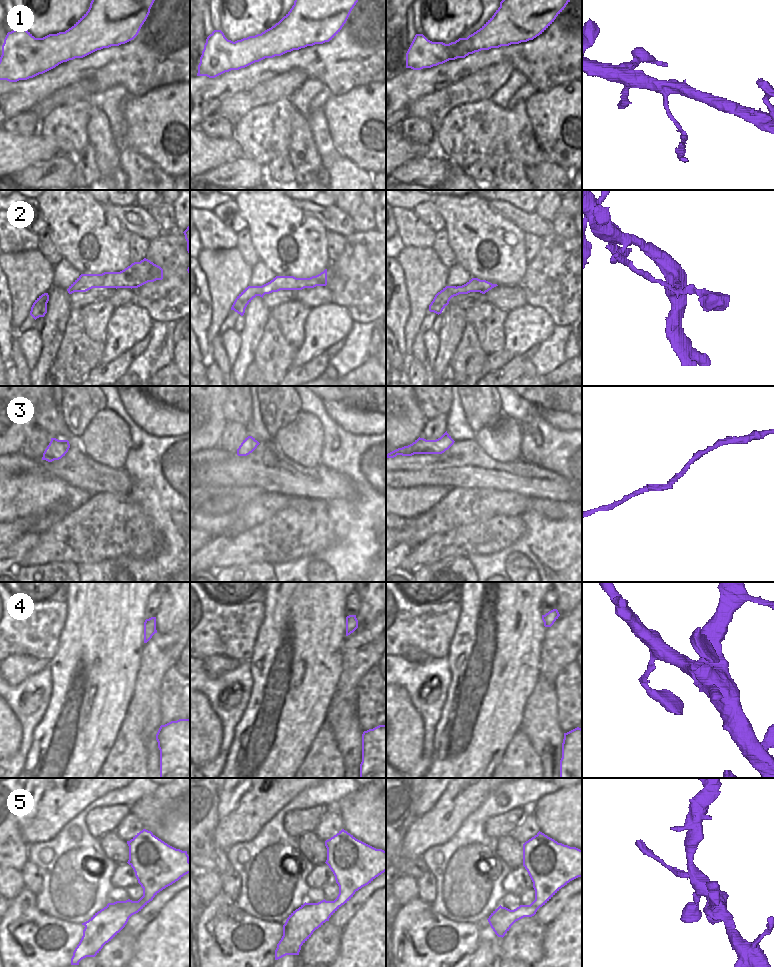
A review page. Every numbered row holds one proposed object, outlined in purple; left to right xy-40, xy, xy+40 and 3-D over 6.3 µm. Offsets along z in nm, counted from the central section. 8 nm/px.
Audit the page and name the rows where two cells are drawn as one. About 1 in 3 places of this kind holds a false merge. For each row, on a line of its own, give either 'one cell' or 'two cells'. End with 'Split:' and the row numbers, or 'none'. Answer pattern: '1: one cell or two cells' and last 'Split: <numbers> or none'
1: two cells
2: two cells
3: one cell
4: one cell
5: one cell
Split: 1, 2

